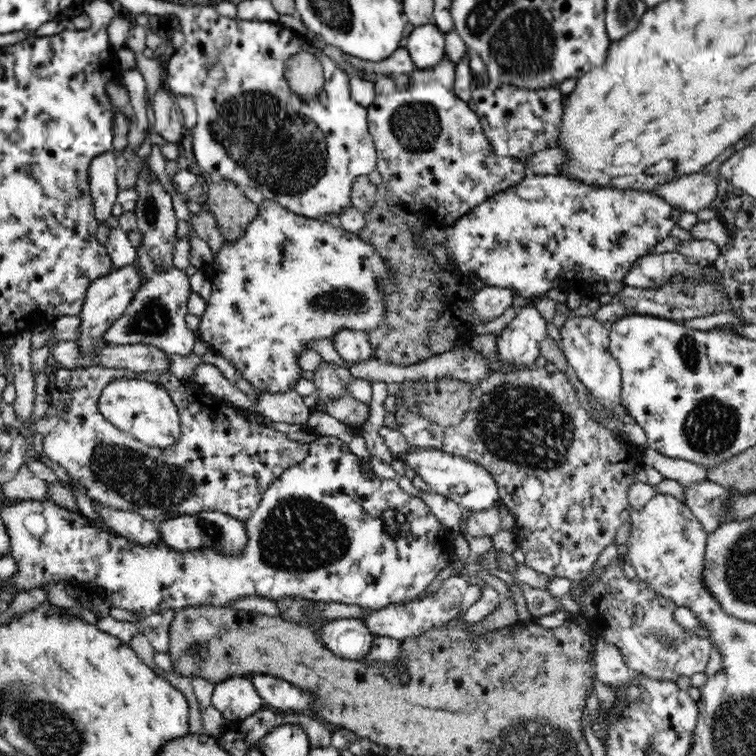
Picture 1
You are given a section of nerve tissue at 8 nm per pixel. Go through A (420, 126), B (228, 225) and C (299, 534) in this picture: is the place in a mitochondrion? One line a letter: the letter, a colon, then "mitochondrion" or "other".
A: mitochondrion
B: other
C: mitochondrion

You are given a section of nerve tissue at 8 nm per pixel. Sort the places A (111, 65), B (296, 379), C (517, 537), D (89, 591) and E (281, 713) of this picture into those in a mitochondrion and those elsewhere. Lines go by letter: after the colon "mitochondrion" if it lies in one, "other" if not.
A: other
B: other
C: other
D: other
E: other

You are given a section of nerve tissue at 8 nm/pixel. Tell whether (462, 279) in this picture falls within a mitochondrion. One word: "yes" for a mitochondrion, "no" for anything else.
no

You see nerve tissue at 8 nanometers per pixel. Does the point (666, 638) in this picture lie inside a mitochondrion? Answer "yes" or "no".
yes

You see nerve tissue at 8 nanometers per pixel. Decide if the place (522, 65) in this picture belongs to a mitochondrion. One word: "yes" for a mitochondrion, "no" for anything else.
yes

